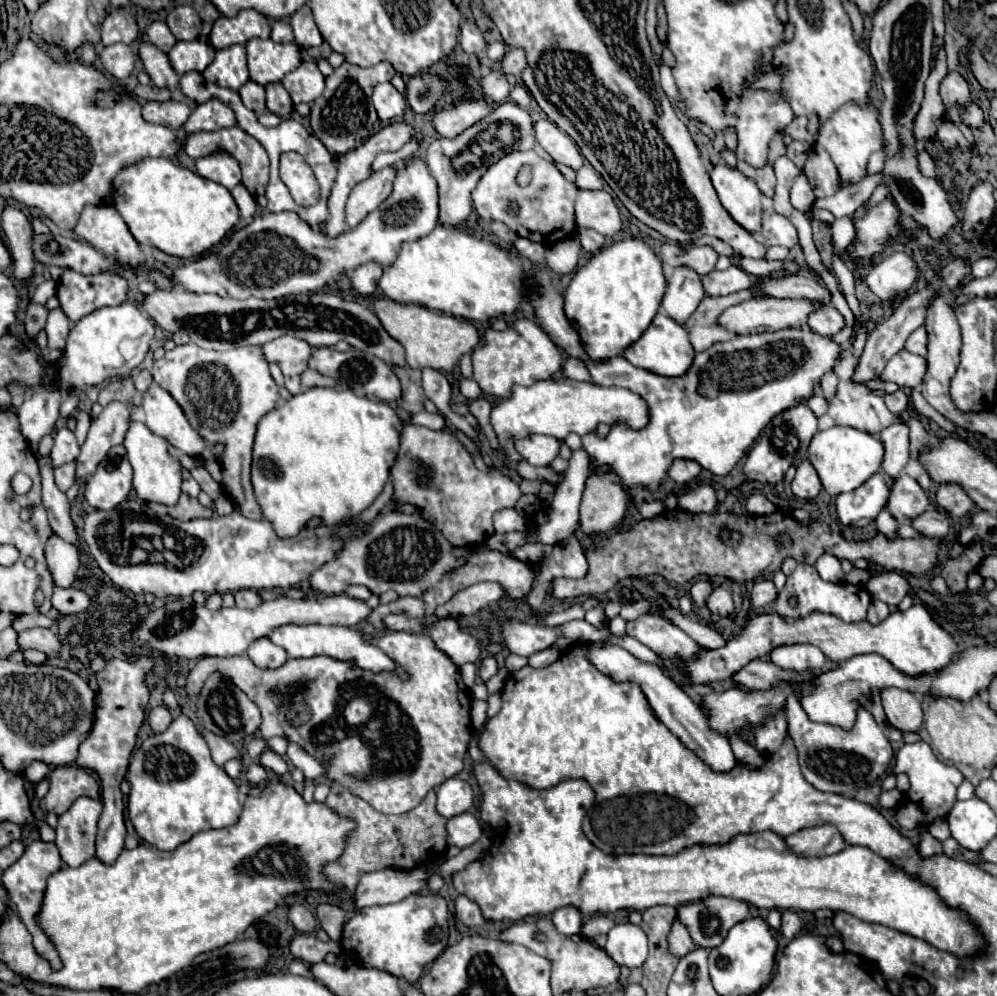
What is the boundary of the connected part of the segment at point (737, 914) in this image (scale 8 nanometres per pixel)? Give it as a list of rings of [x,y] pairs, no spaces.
[[[709,896],[679,906],[677,916],[689,930],[693,942],[709,950],[719,946],[735,924],[749,918],[749,906],[741,900]]]

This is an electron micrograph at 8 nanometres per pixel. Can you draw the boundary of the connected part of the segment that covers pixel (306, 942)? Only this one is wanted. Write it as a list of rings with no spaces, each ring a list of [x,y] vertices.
[[[297,934],[291,940],[291,954],[303,962],[315,964],[315,962],[323,962],[323,958],[329,952],[337,952],[339,954],[339,944],[337,942],[321,942],[315,934]]]

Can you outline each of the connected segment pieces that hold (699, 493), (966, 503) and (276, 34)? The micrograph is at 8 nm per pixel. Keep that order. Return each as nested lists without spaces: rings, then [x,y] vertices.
[[[697,486],[679,498],[679,508],[693,514],[715,512],[715,506],[717,506],[717,498],[711,486]]]
[[[941,484],[937,490],[937,502],[953,516],[965,516],[973,510],[975,502],[959,484]]]
[[[275,20],[271,24],[271,40],[273,42],[293,42],[293,30],[287,20]]]

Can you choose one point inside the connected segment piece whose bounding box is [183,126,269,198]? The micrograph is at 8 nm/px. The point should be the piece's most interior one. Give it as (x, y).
(254, 162)

